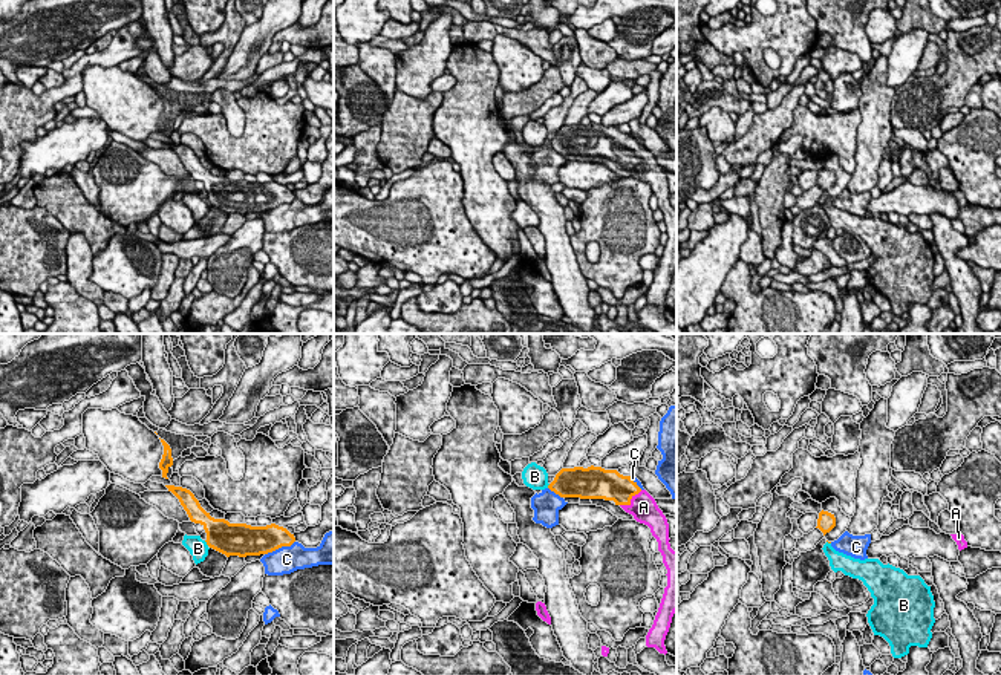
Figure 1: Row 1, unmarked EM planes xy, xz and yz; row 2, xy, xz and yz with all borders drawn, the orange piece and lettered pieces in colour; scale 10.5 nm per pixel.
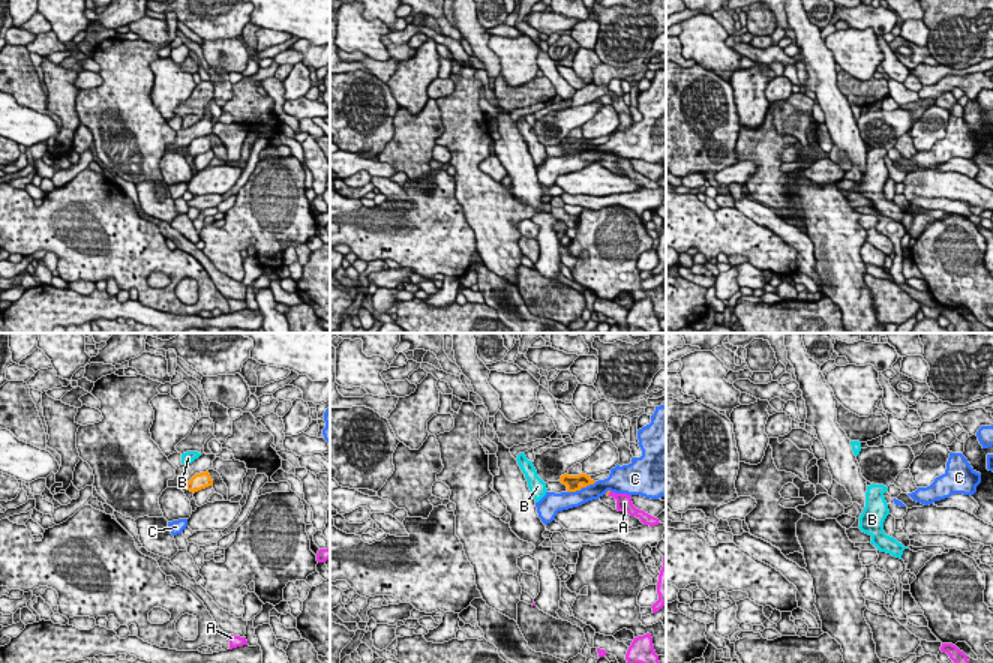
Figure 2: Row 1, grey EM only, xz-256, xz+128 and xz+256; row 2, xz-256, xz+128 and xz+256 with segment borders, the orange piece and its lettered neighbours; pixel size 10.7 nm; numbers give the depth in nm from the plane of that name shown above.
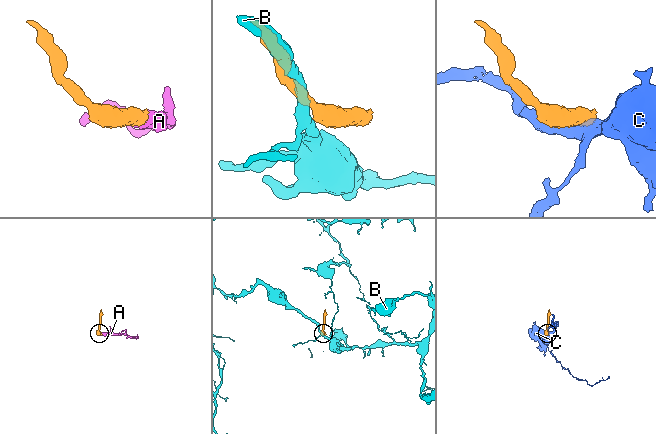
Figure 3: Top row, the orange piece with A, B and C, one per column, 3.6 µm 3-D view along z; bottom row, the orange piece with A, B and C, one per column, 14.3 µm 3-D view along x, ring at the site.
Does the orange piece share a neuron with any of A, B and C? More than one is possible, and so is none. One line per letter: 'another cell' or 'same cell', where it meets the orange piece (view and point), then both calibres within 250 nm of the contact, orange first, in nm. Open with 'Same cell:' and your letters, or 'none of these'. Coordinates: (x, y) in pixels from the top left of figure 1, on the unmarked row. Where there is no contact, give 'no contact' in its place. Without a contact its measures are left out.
Same cell: A
A: same cell; contact xz (629, 158); calibres 320 and 280 nm
B: another cell; contact xy (207, 201); calibres 340 and 200 nm
C: another cell; contact xy (279, 204); calibres 300 and 280 nm

